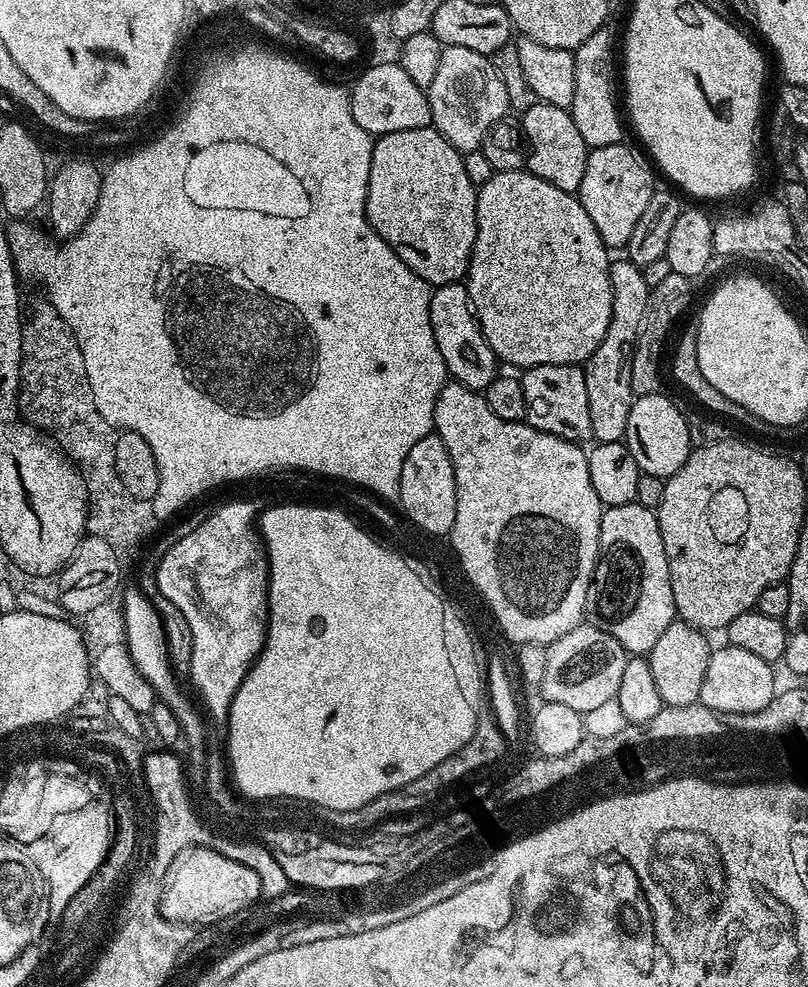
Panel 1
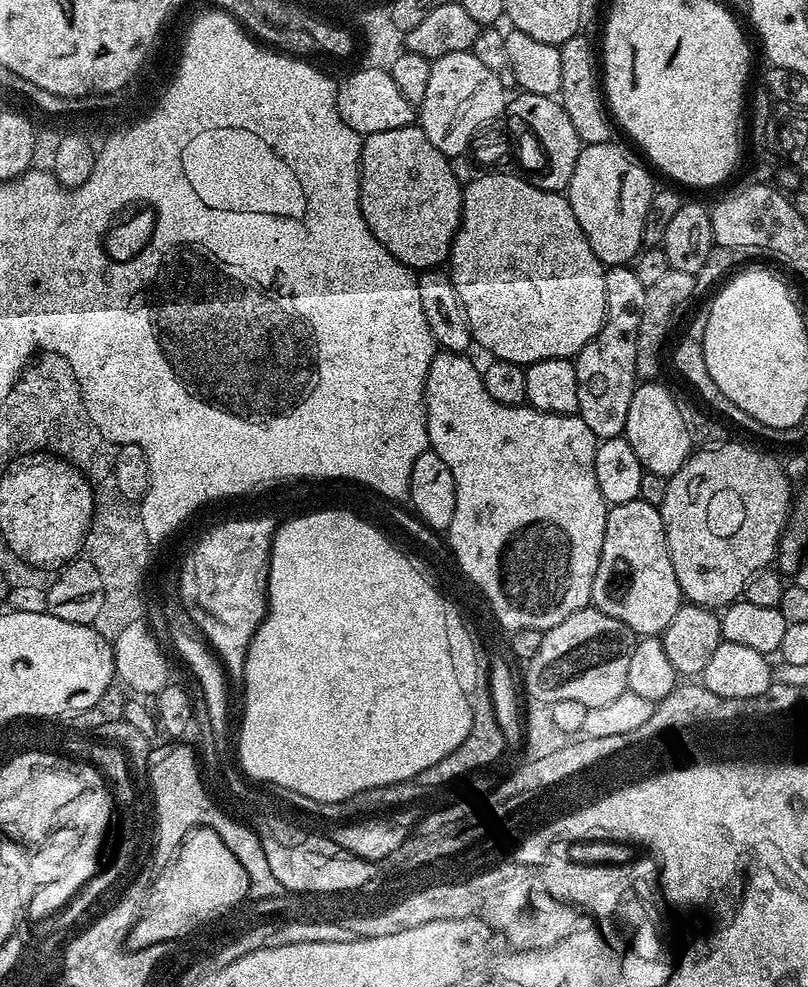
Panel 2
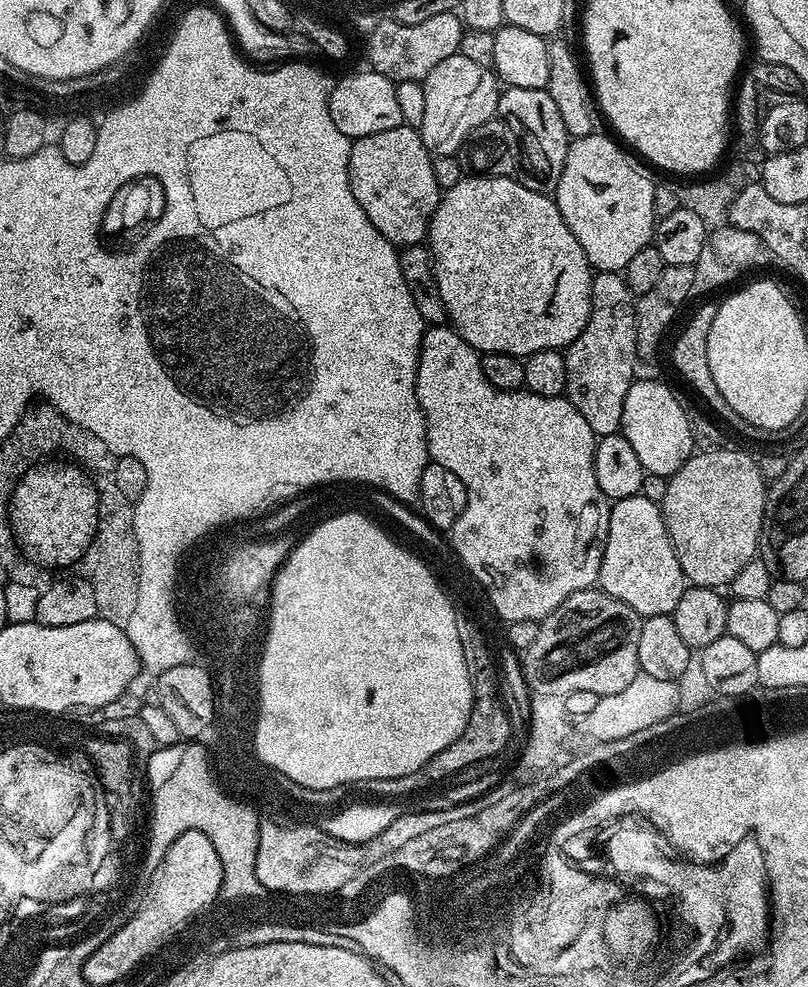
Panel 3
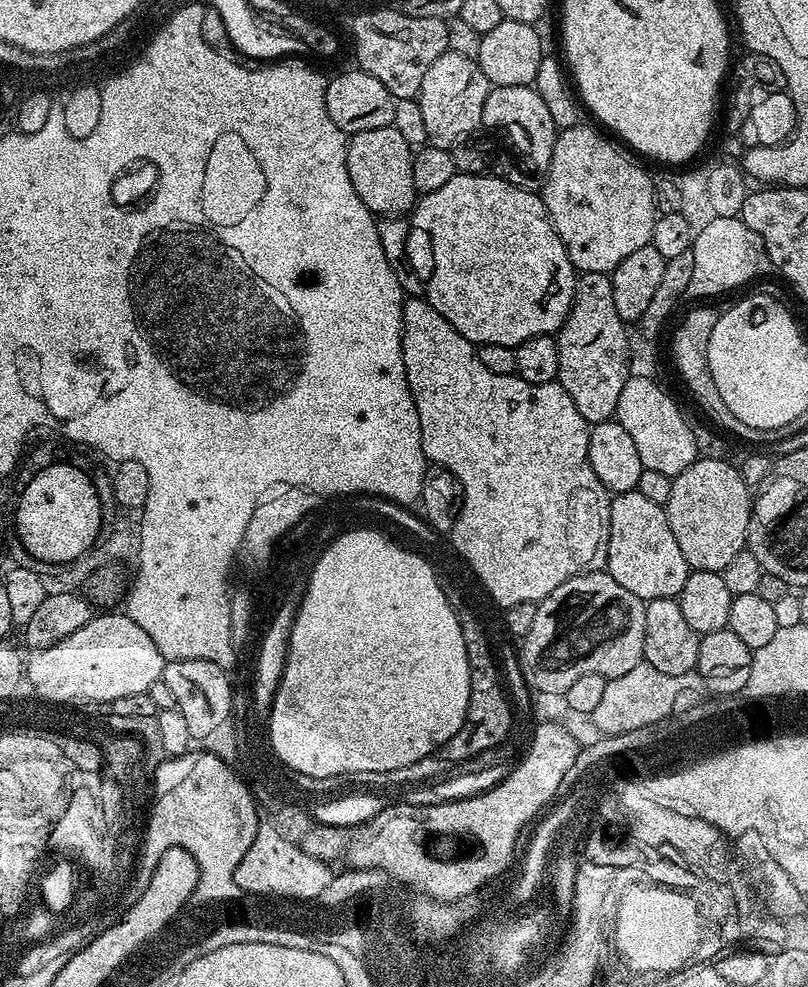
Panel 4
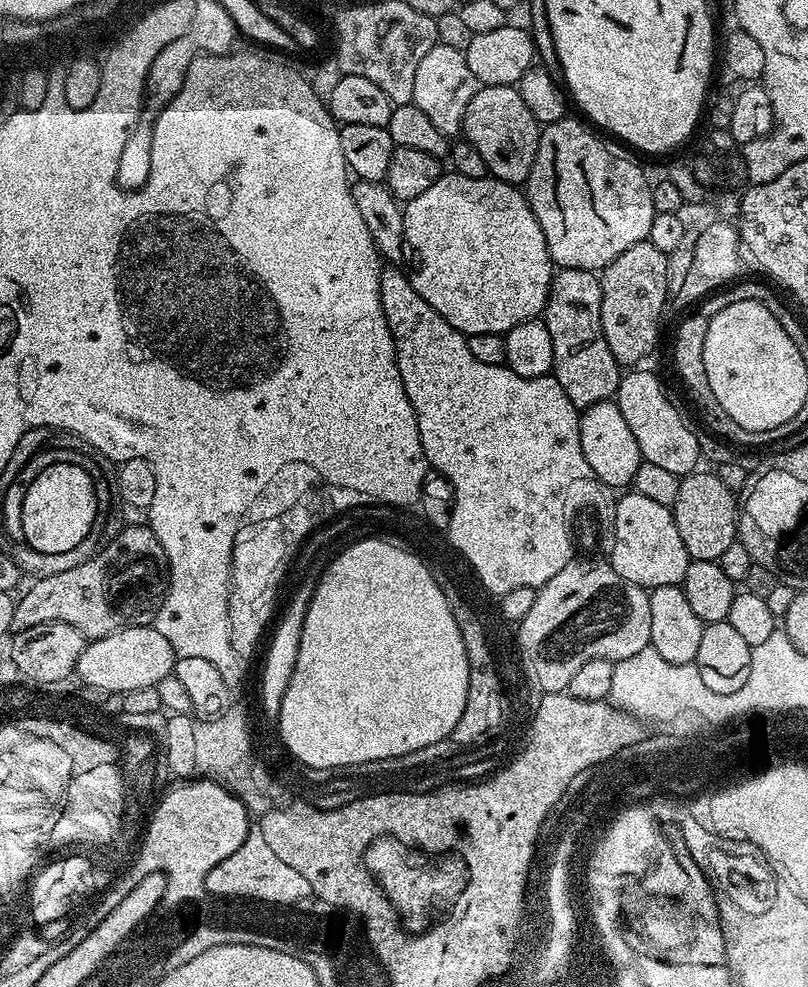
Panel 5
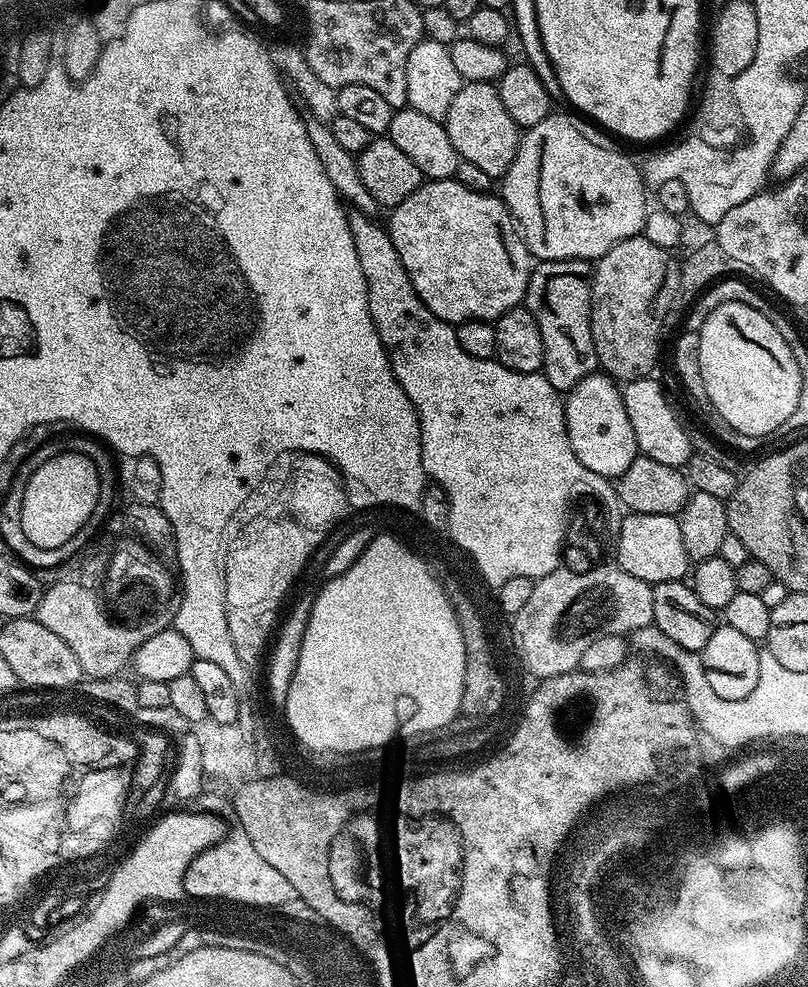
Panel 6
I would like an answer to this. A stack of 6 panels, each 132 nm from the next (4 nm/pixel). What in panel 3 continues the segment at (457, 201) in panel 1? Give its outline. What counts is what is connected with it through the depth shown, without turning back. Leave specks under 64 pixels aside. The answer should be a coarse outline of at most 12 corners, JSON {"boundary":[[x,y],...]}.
{"boundary":[[413,125],[352,140],[350,190],[378,234],[425,243],[442,189]]}

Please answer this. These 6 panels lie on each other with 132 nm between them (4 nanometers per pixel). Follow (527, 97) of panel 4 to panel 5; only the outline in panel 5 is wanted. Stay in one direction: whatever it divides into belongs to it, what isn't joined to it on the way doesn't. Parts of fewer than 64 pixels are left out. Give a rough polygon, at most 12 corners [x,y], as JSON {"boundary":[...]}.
{"boundary":[[510,84],[477,87],[463,139],[523,185],[542,125]]}

